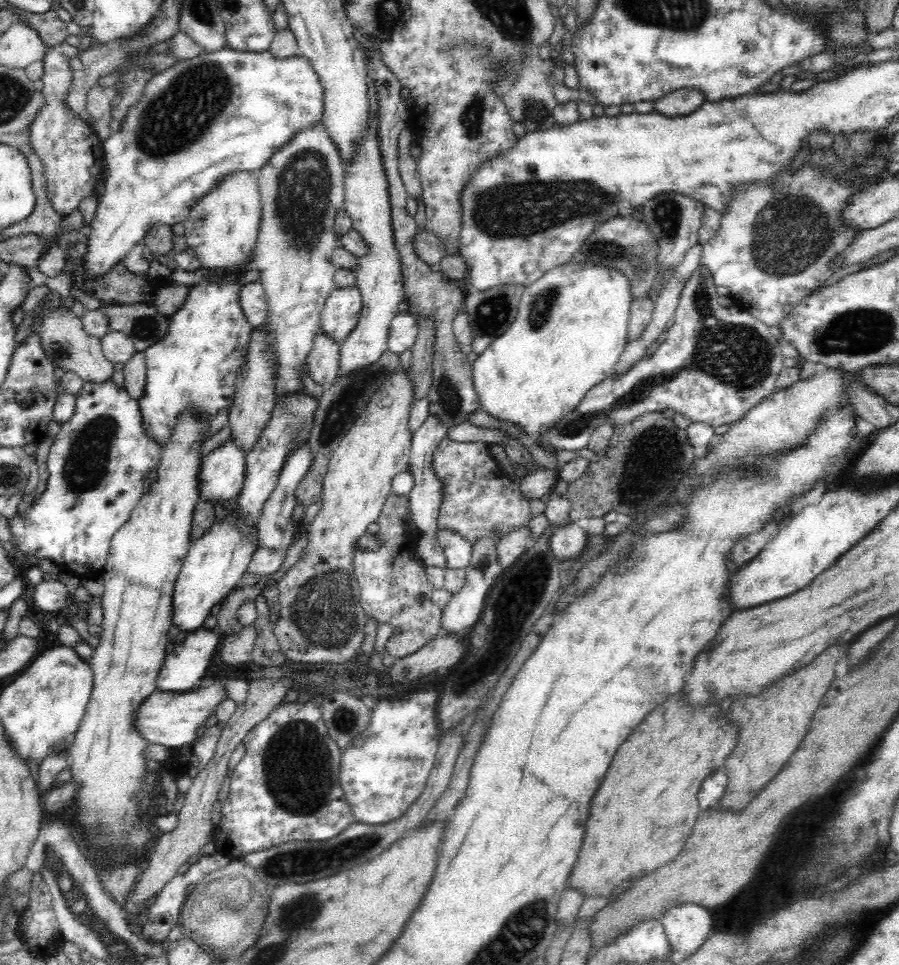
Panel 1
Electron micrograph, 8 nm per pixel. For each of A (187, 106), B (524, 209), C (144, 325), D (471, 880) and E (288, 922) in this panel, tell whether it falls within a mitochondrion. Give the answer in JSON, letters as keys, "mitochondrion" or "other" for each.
{"A":"mitochondrion","B":"mitochondrion","C":"mitochondrion","D":"other","E":"mitochondrion"}

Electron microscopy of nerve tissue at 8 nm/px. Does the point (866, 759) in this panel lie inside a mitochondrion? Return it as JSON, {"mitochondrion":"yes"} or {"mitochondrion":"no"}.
{"mitochondrion":"no"}

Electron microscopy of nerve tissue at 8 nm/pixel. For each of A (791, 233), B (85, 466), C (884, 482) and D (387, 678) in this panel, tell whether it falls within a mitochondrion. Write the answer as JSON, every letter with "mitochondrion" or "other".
{"A":"mitochondrion","B":"mitochondrion","C":"other","D":"other"}

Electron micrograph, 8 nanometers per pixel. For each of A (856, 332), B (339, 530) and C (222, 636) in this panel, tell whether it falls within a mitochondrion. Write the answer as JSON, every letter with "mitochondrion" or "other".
{"A":"mitochondrion","B":"other","C":"other"}

